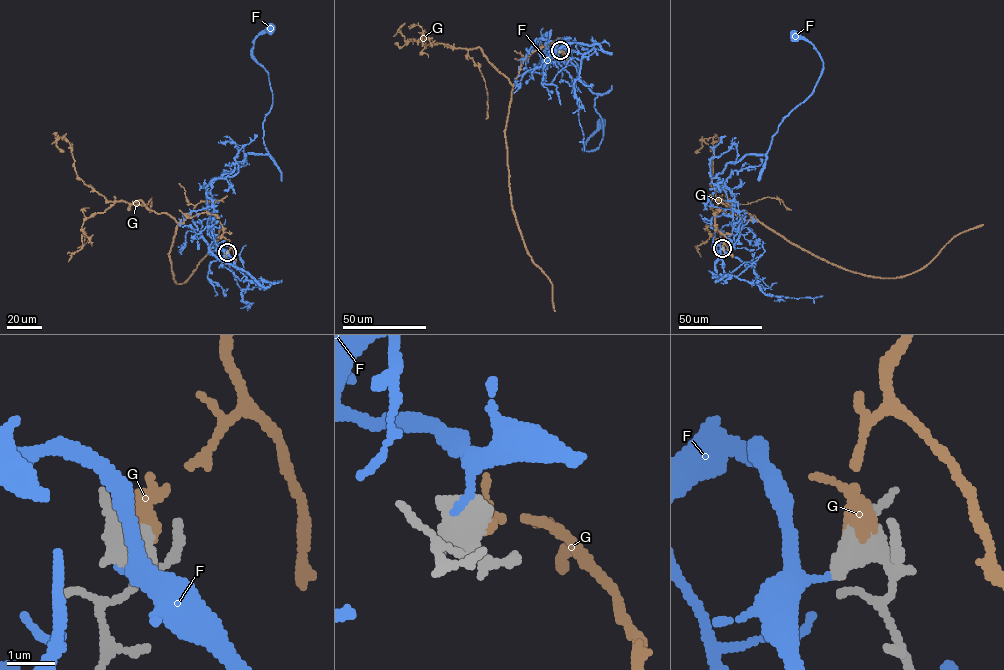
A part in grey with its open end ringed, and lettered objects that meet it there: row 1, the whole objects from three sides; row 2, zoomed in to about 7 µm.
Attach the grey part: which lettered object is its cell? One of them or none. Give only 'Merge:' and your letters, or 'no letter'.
Merge: G

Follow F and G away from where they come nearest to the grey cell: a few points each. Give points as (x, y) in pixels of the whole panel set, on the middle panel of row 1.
F: (559, 50), (541, 62), (546, 47), (560, 47), (599, 94), (603, 137), (584, 150), (601, 122)
G: (559, 50), (550, 42), (524, 58), (505, 131), (512, 208), (527, 253), (551, 283), (554, 311)

